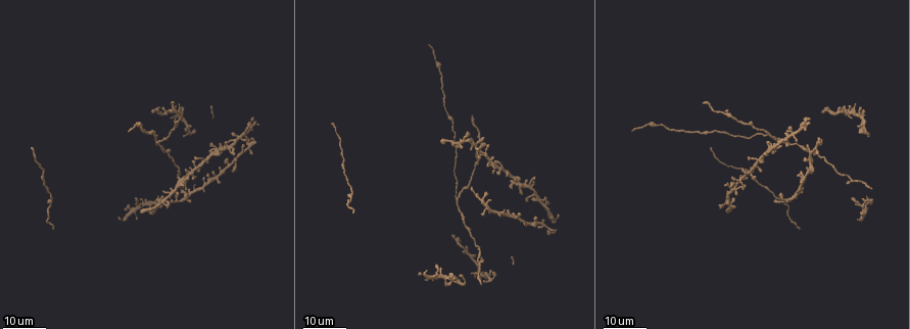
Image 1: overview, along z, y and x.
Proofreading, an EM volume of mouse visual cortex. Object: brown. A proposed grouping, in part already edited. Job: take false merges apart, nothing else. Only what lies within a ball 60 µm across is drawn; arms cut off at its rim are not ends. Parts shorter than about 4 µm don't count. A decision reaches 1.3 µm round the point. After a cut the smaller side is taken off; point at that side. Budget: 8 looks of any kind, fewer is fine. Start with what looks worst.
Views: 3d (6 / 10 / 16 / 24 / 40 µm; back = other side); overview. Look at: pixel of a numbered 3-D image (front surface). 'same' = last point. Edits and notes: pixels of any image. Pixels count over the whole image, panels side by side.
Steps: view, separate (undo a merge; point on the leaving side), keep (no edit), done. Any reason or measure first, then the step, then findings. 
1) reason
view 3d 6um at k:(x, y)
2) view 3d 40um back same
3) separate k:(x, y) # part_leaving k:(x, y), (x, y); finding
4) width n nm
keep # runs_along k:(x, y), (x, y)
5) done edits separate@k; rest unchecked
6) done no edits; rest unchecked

three-way junction
view 3d 24um at 1:(158, 144)

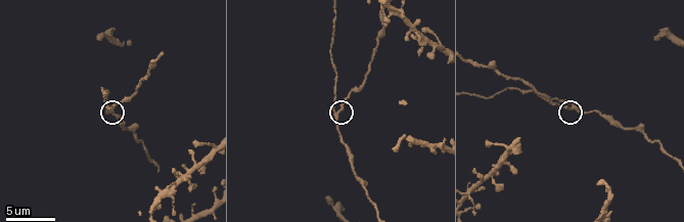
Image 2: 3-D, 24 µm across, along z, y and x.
view 3d 10um at 2:(572, 107)

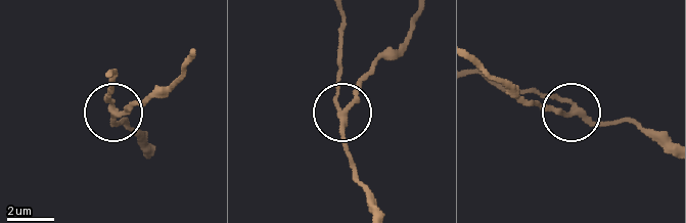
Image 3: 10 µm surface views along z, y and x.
arms 3
keep # runs_along 3:(148, 157), (127, 123), (113, 121), (107, 88); one neuron here

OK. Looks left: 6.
thick turns thin
view 3d 16um at 1:(477, 135)

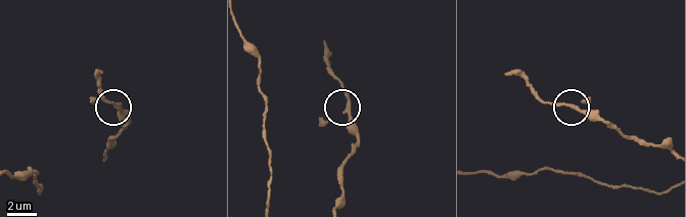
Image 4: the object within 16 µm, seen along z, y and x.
view 3d 10um at 4:(349, 109)

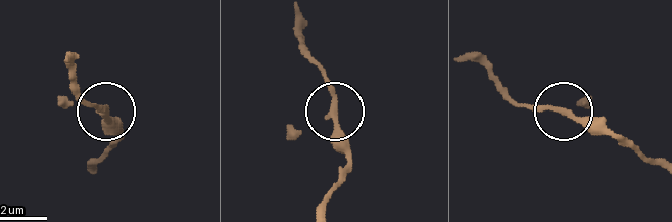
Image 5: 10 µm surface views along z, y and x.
arms 3
keep # runs_along 5:(660, 167), (555, 110), (510, 102); continuous, no second neuron

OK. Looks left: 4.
three-way junction
view 3d 16um at 1:(481, 267)

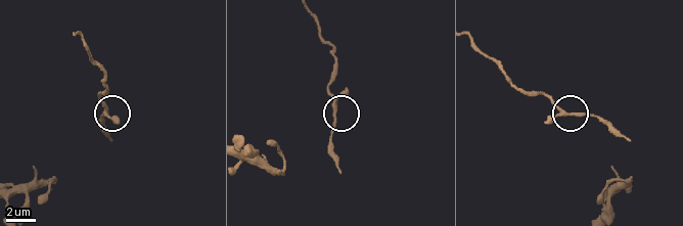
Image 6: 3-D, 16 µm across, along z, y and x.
view 3d 6um at 6:(336, 104)

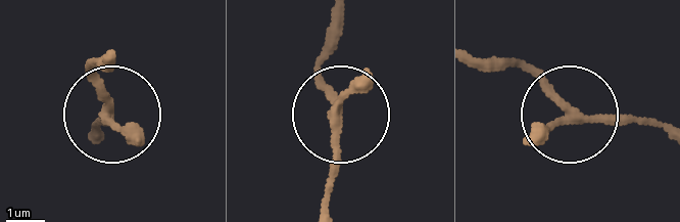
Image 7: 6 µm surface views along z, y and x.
keep # runs_along 7:(334, 16), (325, 88), (344, 124), (325, 212); one neuron here

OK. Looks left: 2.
thick turns thin
view 3d 24um at 1:(657, 123)

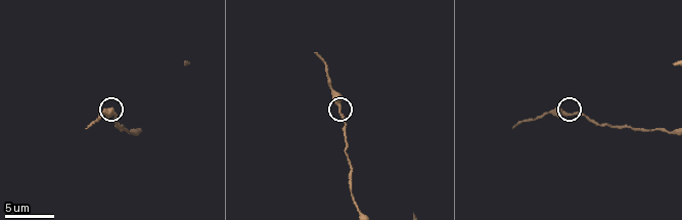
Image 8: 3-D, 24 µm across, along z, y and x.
zoom in
view 3d 10um at 8:(570, 115)

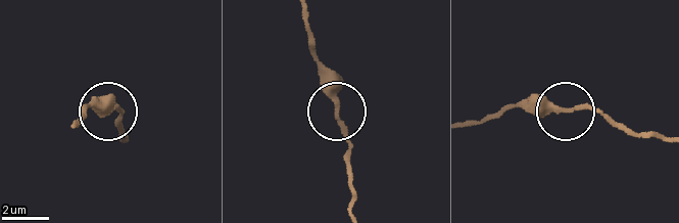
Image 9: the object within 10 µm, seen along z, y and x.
keep # runs_along 9:(662, 136), (626, 132), (579, 106), (533, 113), (512, 106); all the same neuron

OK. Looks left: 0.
done no edits; rest unchecked

